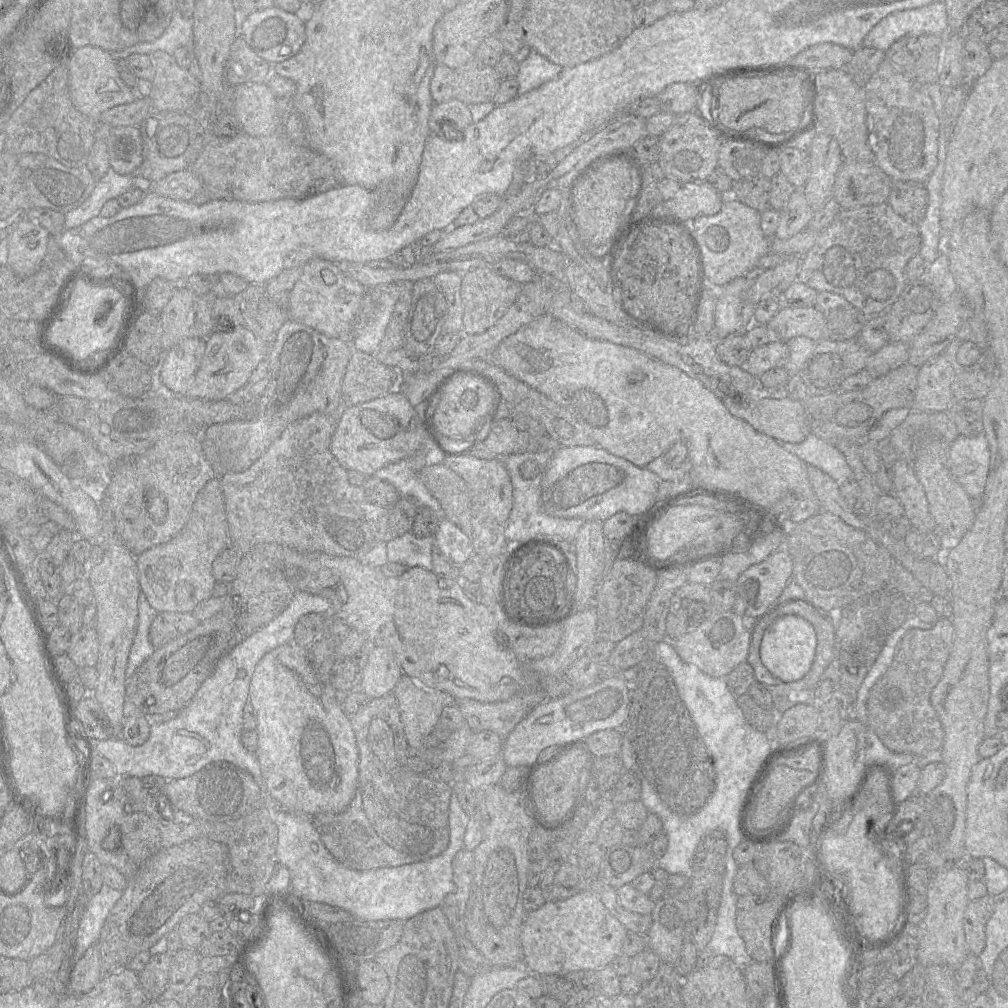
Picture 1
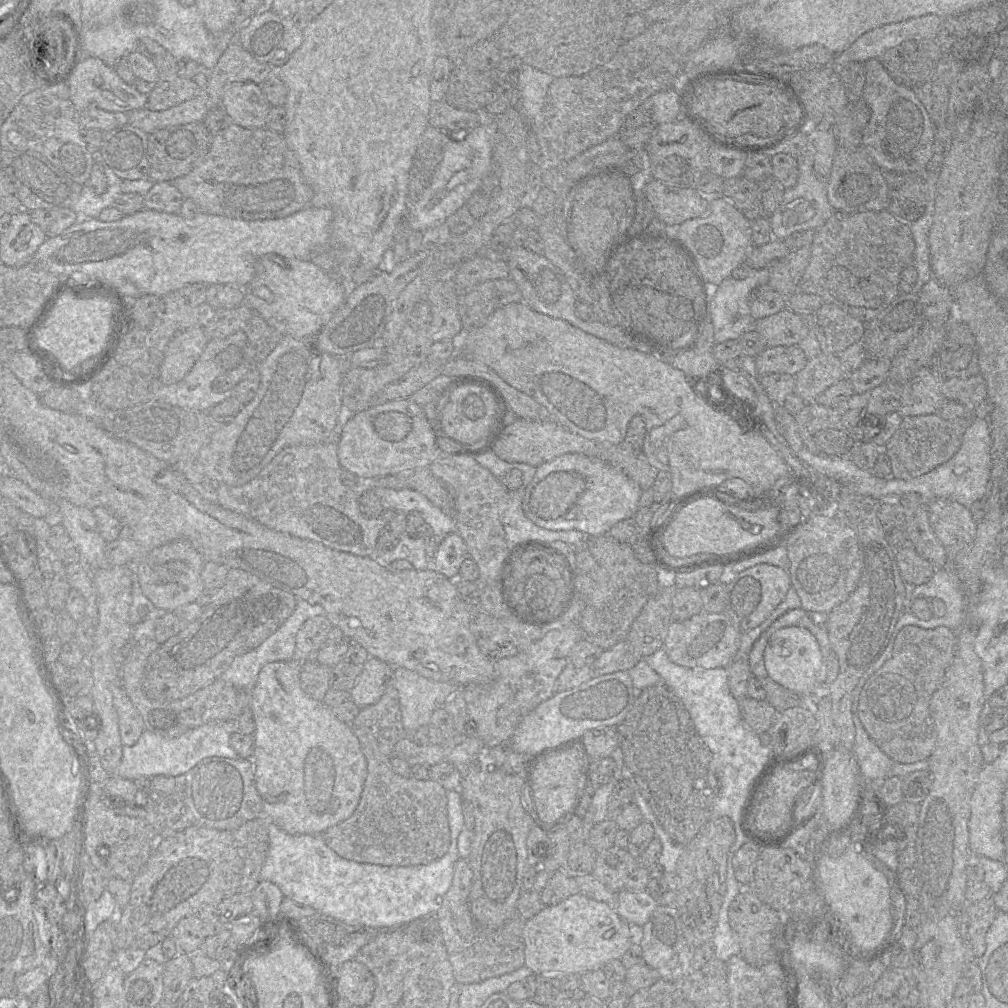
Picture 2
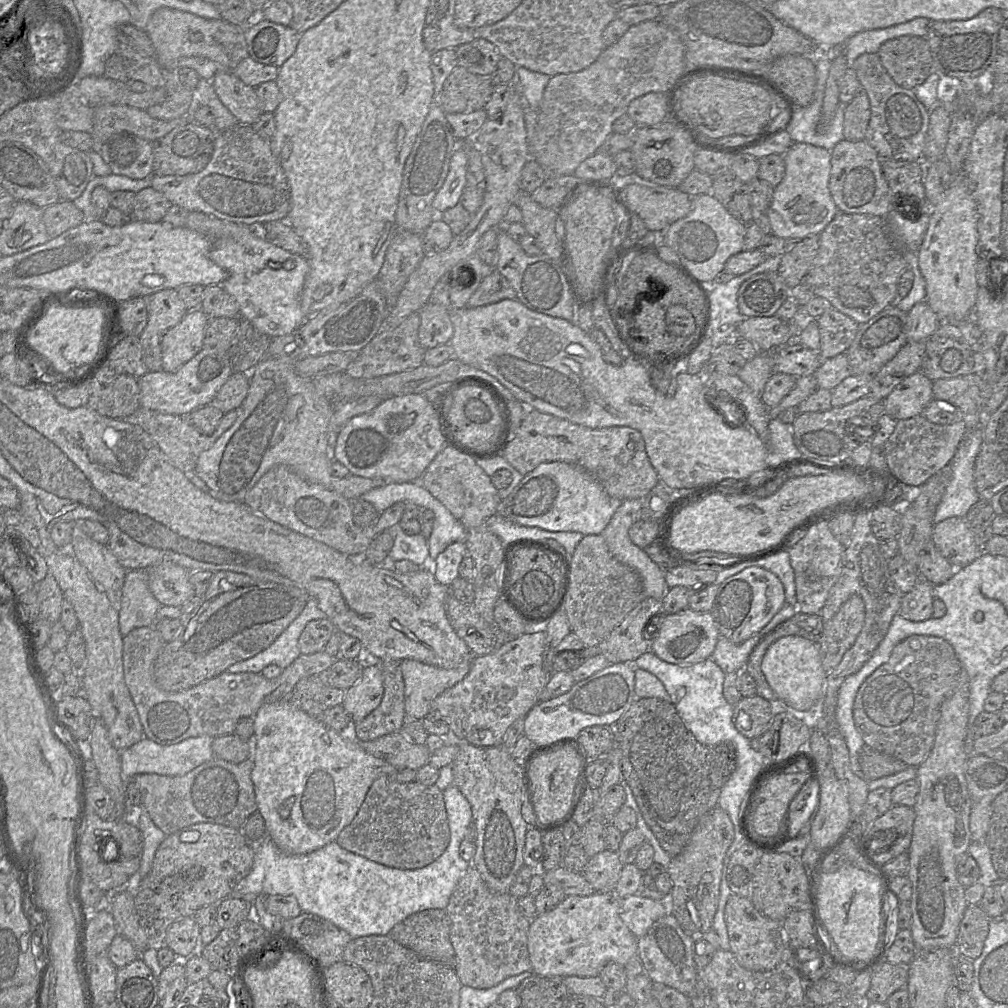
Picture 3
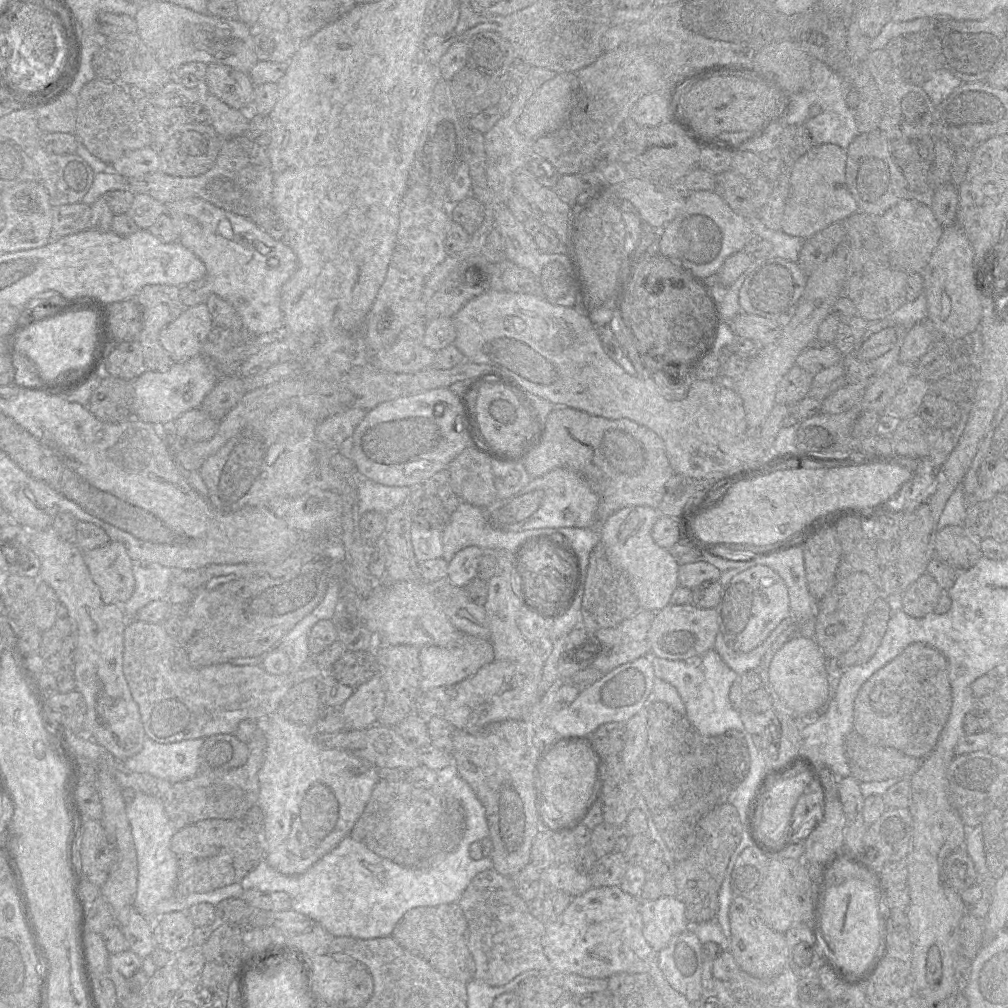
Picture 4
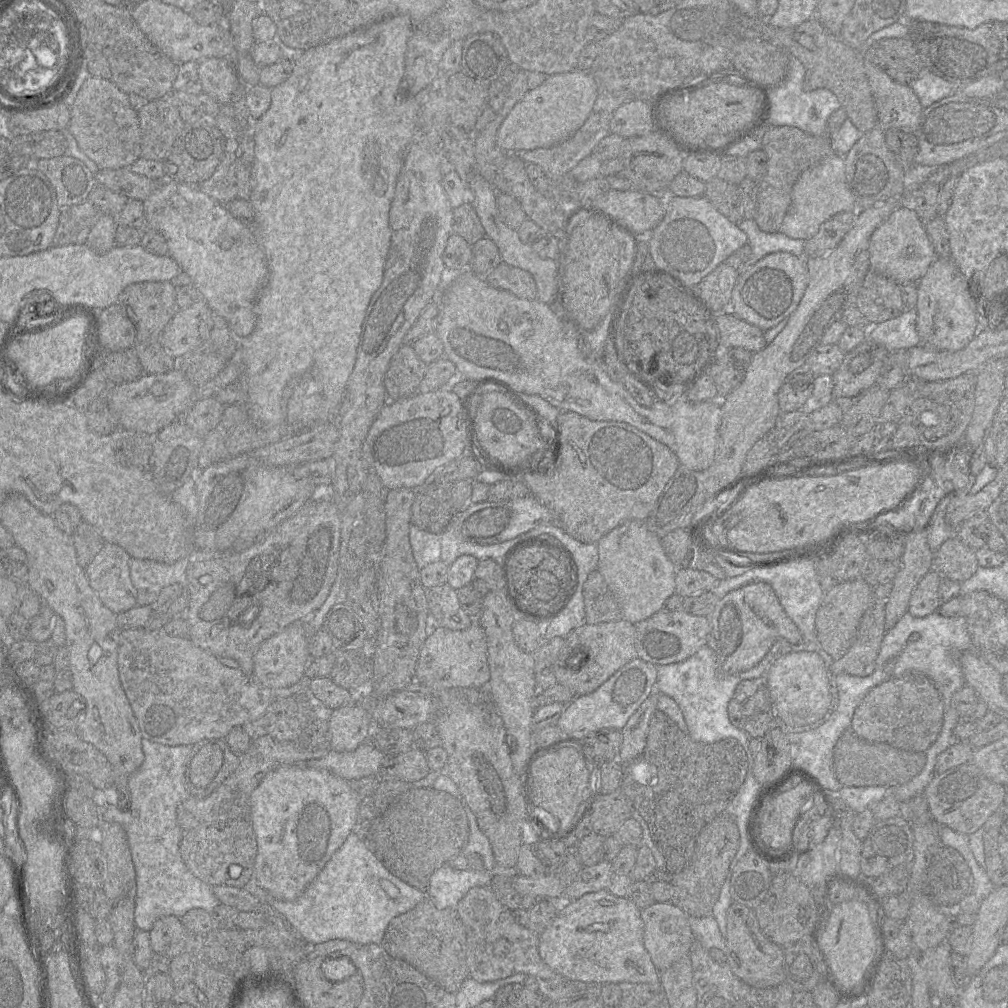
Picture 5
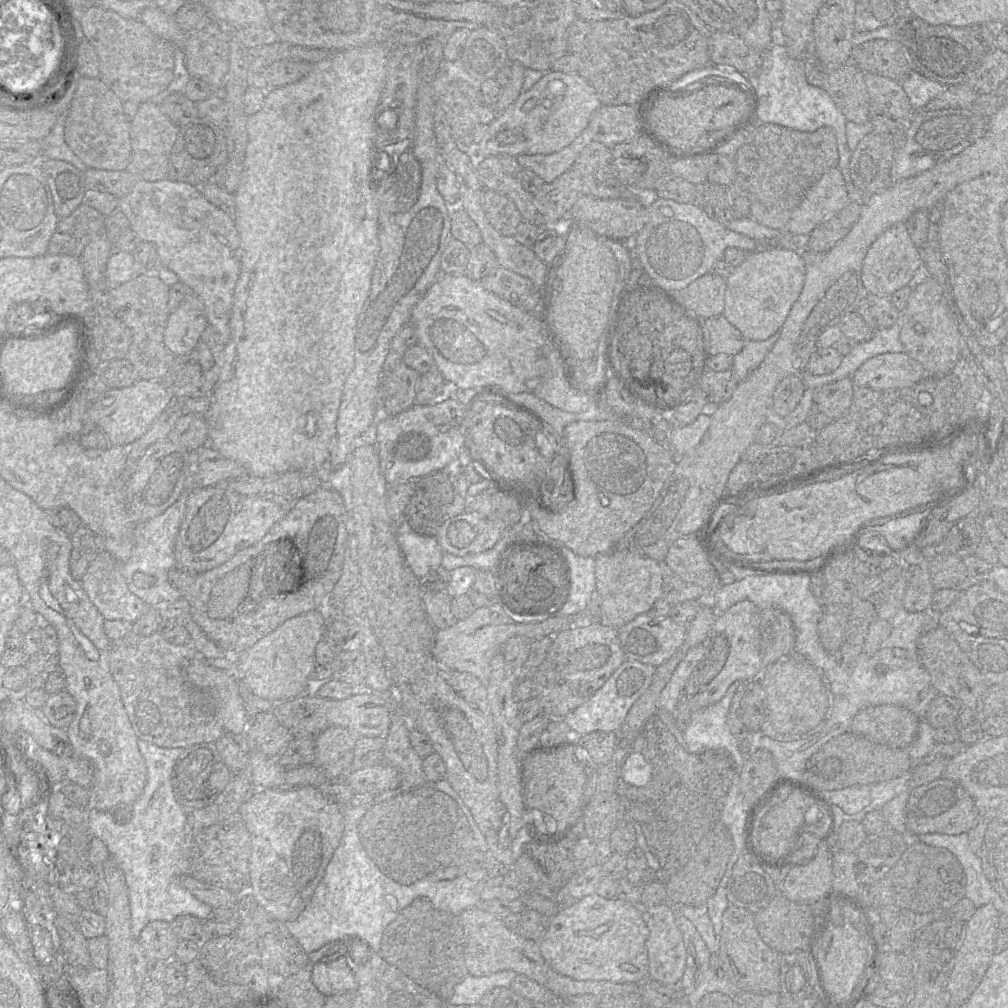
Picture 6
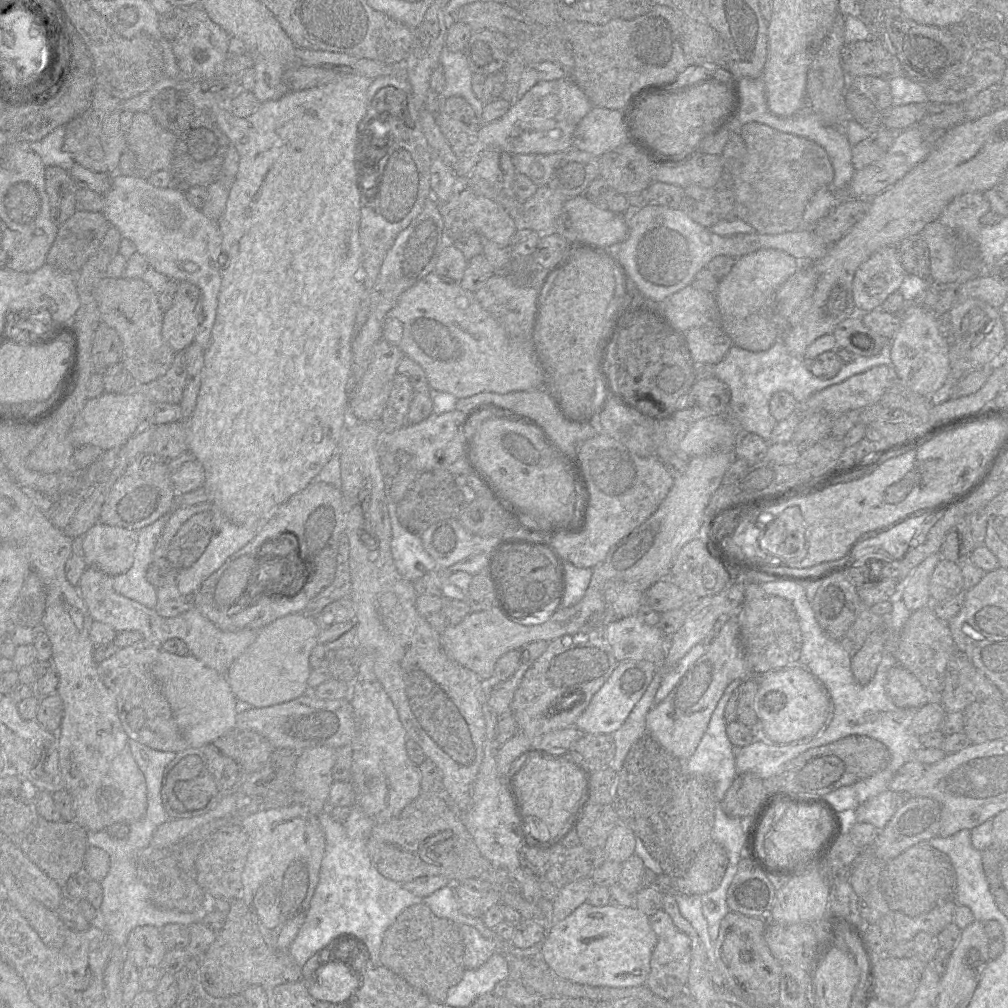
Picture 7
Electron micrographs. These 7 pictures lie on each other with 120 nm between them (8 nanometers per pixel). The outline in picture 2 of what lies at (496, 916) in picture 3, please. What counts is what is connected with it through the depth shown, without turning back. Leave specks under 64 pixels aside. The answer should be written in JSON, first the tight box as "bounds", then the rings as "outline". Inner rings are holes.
{"bounds":[435,858,525,984],"outline":[[[465,858],[454,864],[451,887],[441,900],[435,913],[442,941],[452,964],[455,982],[460,984],[478,983],[489,978],[516,971],[525,966],[525,943],[523,929],[525,919],[517,912],[504,925],[497,929],[485,929],[474,919],[469,907],[473,872]]]}

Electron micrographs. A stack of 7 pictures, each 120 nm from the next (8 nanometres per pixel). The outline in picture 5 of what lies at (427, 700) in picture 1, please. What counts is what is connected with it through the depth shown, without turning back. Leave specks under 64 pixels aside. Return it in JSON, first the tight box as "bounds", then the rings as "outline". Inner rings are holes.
{"bounds":[415,620,490,689],"outline":[[[478,620],[464,630],[438,627],[422,645],[415,670],[415,681],[432,689],[486,689],[490,677],[487,639]]]}

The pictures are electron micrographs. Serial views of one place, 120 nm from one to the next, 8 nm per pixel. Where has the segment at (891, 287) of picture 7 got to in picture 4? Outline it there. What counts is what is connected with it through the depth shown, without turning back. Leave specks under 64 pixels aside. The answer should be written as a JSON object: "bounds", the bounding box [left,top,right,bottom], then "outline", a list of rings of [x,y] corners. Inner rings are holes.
{"bounds":[875,199,943,274],"outline":[[[902,199],[875,218],[875,227],[891,265],[906,273],[917,274],[928,264],[943,232],[930,207],[909,199]]]}

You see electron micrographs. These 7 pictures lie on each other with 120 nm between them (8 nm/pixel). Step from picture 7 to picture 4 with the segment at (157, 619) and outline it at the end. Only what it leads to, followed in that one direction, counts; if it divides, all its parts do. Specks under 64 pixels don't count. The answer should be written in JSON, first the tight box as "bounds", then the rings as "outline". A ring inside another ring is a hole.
{"bounds":[83,542,135,605],"outline":[[[109,542],[83,552],[83,559],[105,602],[121,605],[129,600],[135,589],[135,580],[133,561],[124,544]]]}

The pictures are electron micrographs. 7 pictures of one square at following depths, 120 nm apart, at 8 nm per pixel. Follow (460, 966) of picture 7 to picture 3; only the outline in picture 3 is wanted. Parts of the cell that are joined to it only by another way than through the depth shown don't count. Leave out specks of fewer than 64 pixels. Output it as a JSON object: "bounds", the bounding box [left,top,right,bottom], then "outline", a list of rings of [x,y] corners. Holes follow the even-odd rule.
{"bounds":[389,909,454,965],"outline":[[[444,909],[411,914],[393,926],[389,936],[423,958],[454,965],[450,920]]]}

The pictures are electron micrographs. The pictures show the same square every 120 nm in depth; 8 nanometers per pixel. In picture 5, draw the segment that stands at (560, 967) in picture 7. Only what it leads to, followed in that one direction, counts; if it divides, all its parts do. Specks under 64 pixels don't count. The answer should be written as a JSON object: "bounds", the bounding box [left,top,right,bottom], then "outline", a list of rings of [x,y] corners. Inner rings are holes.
{"bounds":[539,889,661,987],"outline":[[[609,889],[566,900],[558,913],[540,934],[539,952],[544,962],[565,979],[598,987],[608,983],[631,987],[639,983],[660,984],[661,972],[653,964],[644,945],[644,922],[641,909],[628,897],[614,895]]]}

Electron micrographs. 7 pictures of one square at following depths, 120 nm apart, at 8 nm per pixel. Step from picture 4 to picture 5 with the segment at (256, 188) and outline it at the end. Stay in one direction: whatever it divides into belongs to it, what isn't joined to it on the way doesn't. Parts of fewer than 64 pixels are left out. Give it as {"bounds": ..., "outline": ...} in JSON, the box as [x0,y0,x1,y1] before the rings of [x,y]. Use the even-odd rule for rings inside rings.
{"bounds":[94,147,252,205],"outline":[[[229,147],[212,176],[197,187],[222,205],[237,198],[248,199],[252,187],[251,164],[239,161]],[[128,168],[100,169],[94,175],[97,185],[102,185],[128,199],[144,201],[165,179],[153,180]]]}

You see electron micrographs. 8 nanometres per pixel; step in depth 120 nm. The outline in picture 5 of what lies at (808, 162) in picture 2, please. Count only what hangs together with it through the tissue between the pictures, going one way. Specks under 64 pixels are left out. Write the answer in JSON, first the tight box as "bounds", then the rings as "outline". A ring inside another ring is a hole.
{"bounds":[780,153,857,240],"outline":[[[832,153],[817,165],[805,170],[792,190],[792,202],[783,220],[780,232],[794,239],[809,240],[821,224],[840,212],[856,212],[857,203],[846,180],[844,156]]]}

